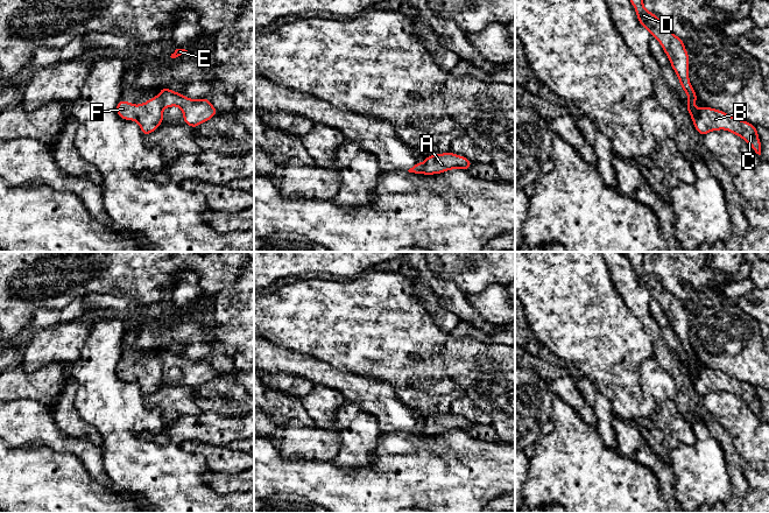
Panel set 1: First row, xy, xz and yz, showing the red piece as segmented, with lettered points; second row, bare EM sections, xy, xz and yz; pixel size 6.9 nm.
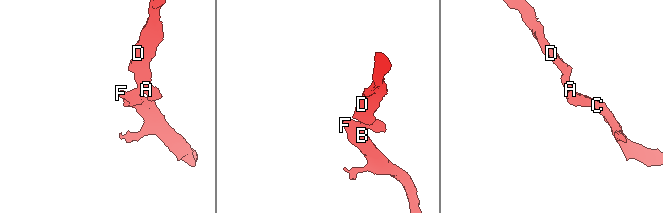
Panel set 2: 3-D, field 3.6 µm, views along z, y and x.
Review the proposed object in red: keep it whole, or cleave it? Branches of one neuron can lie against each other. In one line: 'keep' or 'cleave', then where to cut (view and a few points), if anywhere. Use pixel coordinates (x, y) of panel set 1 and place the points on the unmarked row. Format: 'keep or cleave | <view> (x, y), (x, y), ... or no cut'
cleave | xy (160, 357), (163, 367)

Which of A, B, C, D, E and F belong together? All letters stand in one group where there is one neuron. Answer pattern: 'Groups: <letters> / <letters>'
Groups: A D E / B C F

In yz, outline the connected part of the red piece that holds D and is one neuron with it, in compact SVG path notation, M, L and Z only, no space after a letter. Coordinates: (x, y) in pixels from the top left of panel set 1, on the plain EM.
M622 252L633 265L639 283L647 289L649 294L658 301L665 312L671 328L675 331L679 344L687 356L689 361L698 361L696 353L689 342L689 315L684 308L684 302L670 293L658 279L648 273L643 266L643 256L641 252Z

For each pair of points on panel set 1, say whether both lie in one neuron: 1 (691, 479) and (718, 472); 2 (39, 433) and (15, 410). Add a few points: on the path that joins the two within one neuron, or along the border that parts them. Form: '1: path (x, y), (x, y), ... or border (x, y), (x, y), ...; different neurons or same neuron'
1: path (698, 479), (706, 472), (711, 472); same neuron
2: path (33, 427), (21, 415); same neuron

